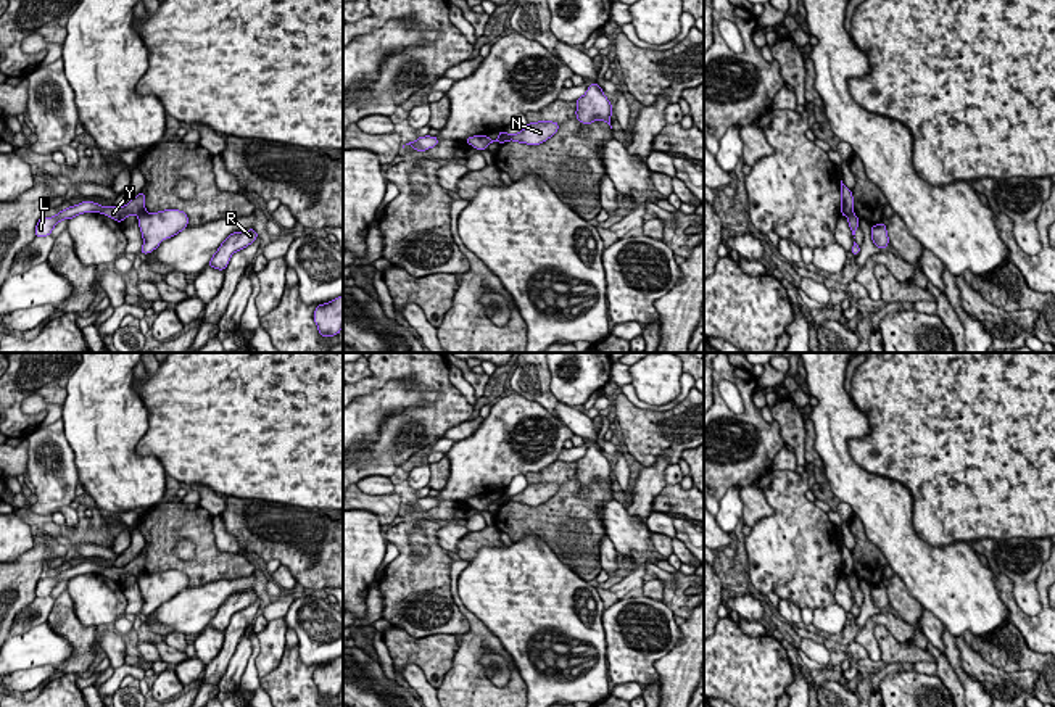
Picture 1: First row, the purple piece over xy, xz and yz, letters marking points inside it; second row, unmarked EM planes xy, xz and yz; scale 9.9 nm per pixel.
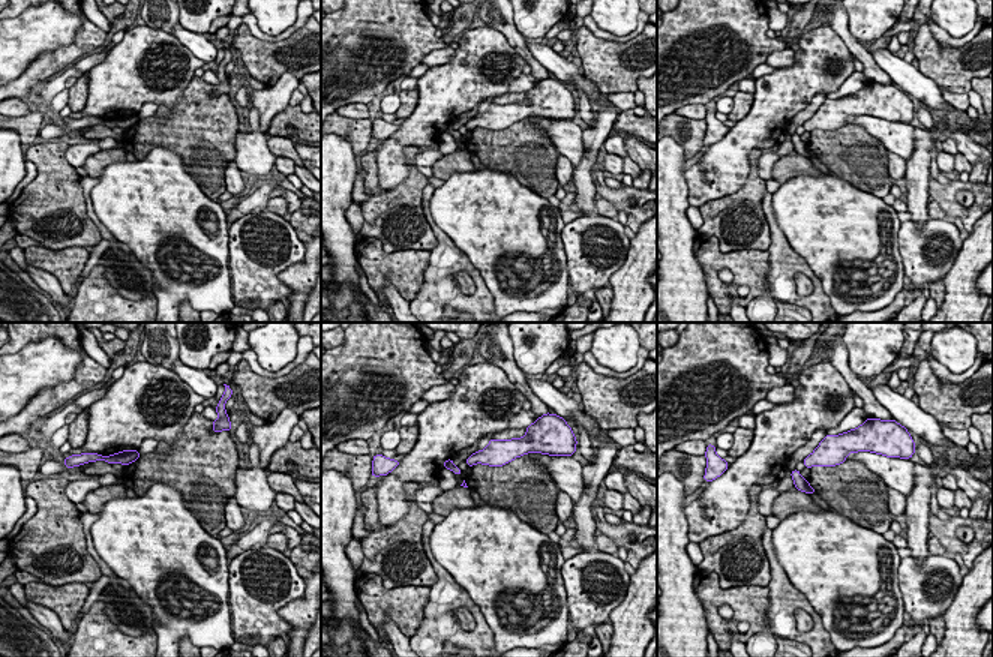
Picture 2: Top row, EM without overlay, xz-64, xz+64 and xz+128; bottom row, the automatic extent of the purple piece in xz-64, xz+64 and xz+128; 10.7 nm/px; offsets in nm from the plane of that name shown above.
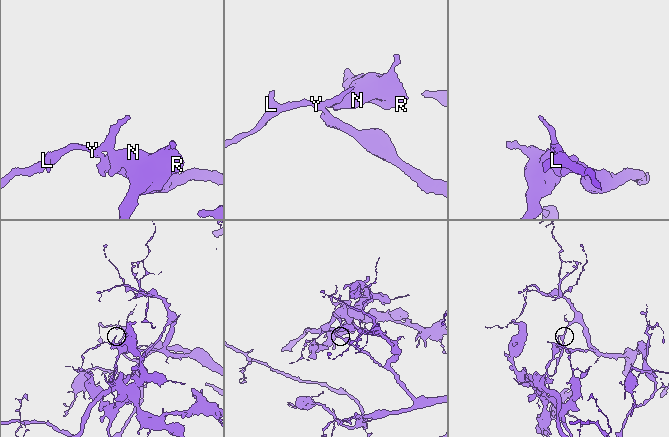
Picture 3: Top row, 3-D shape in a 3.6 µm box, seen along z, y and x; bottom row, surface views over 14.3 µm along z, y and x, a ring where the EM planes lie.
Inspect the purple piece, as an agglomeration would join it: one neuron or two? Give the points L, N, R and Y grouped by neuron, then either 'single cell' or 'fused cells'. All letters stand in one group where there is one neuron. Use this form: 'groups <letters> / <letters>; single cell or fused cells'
groups L Y / N R; fused cells

